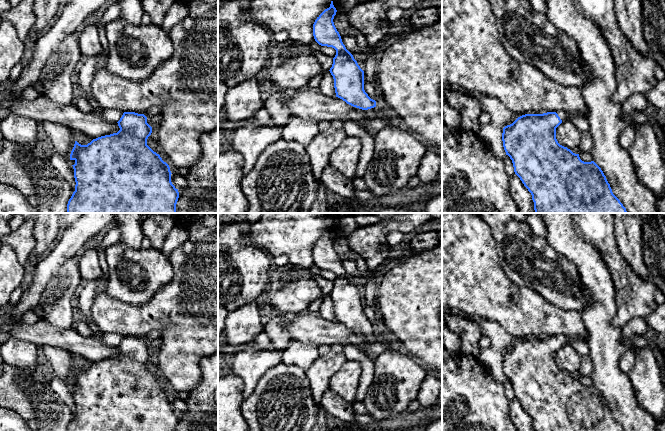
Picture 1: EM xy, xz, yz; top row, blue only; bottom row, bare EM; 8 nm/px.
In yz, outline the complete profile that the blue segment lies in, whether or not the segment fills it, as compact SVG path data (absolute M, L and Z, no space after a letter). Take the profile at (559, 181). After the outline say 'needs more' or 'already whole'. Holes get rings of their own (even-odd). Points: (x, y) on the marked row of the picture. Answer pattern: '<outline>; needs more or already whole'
M559 111L557 113L547 112L543 114L525 114L518 117L512 124L503 128L502 141L504 150L506 155L508 155L512 160L515 174L520 178L524 186L532 195L535 213L628 213L620 200L613 194L610 184L608 183L606 176L604 175L601 168L594 161L582 161L579 157L579 154L573 153L570 149L558 143L556 139L556 128L562 122L568 121L568 118L574 115L587 117L589 115L589 111L586 113Z; needs more

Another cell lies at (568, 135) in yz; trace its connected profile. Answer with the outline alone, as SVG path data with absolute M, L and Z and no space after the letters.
M570 121L562 122L556 128L556 139L558 143L579 154L582 132Z

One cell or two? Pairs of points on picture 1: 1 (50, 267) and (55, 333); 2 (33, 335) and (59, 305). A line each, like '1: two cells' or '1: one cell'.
1: two cells
2: two cells

